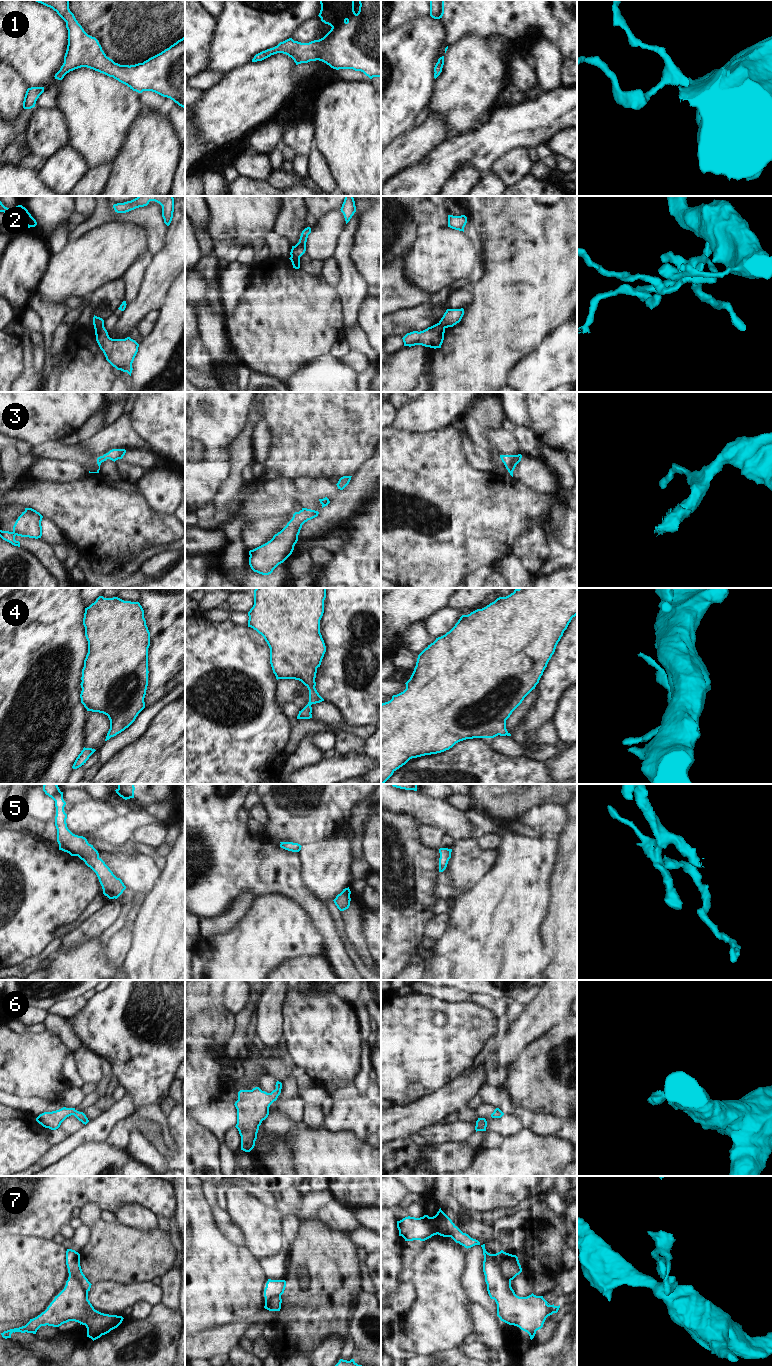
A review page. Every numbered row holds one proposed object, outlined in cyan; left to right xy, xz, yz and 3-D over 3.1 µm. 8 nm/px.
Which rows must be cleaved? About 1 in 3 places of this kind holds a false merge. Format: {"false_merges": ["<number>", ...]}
{"false_merges": ["2", "7"]}

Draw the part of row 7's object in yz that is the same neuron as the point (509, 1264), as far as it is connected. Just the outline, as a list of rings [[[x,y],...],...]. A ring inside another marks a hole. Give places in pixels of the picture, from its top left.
[[[485,1244],[481,1245],[484,1259],[496,1261],[501,1269],[503,1277],[511,1281],[522,1272],[518,1257],[501,1250],[496,1254],[490,1254],[485,1249]]]

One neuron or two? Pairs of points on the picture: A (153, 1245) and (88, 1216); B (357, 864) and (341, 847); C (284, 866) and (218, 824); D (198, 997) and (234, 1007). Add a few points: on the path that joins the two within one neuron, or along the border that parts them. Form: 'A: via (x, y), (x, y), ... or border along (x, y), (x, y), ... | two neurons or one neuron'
A: border along (100, 1219), (90, 1228) | two neurons
B: border along (354, 859), (351, 864), (352, 879) | two neurons
C: via (268, 866), (260, 866), (234, 840) | one neuron
D: border along (226, 990), (225, 1004), (235, 1016) | two neurons

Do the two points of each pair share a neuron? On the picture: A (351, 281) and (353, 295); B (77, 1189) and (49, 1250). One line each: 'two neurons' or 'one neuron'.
A: one neuron
B: two neurons

